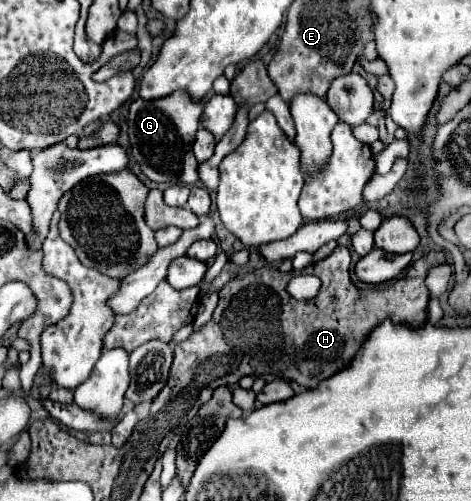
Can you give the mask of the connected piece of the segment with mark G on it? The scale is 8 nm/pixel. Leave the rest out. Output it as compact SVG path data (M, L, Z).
M175 91L161 99L137 99L129 111L129 139L133 159L141 165L143 173L155 183L199 183L197 159L191 151L195 131L199 129L199 117L203 105L197 105L187 91Z

